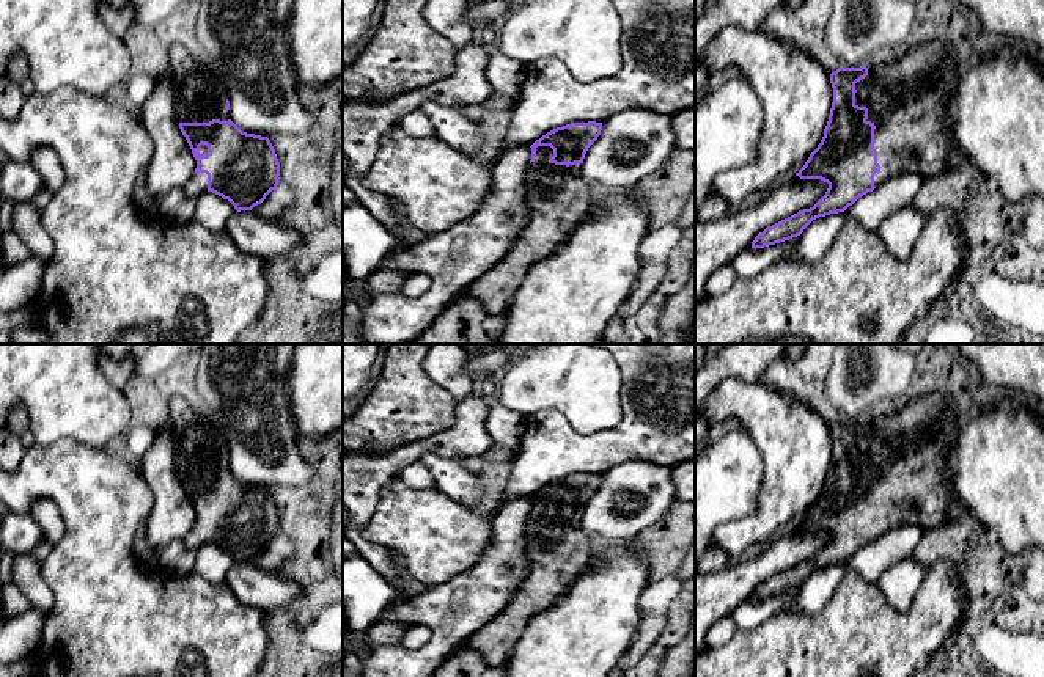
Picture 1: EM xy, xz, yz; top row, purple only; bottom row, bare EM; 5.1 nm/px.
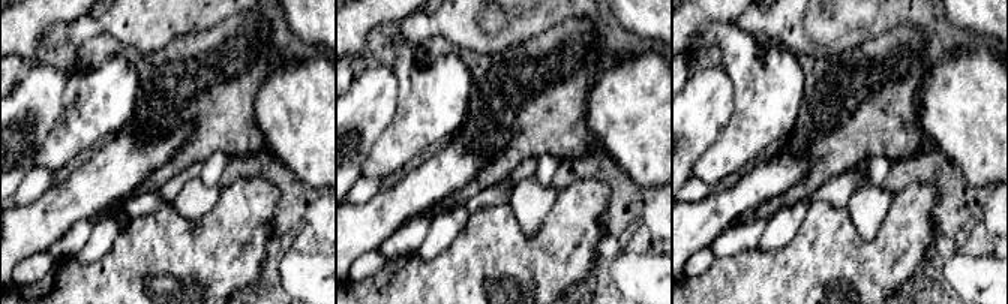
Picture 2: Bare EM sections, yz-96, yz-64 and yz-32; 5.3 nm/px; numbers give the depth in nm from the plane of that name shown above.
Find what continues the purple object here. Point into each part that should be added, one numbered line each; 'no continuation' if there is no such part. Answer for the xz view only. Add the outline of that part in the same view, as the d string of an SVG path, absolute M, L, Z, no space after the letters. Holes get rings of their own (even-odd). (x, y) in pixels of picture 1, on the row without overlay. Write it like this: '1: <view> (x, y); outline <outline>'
1: xz (558, 552); outline M550 498L536 500L535 512L527 520L528 569L524 580L508 605L462 644L480 653L492 668L505 668L528 622L549 609L594 564L594 540L580 528L582 515L555 517L550 514L552 507Z

